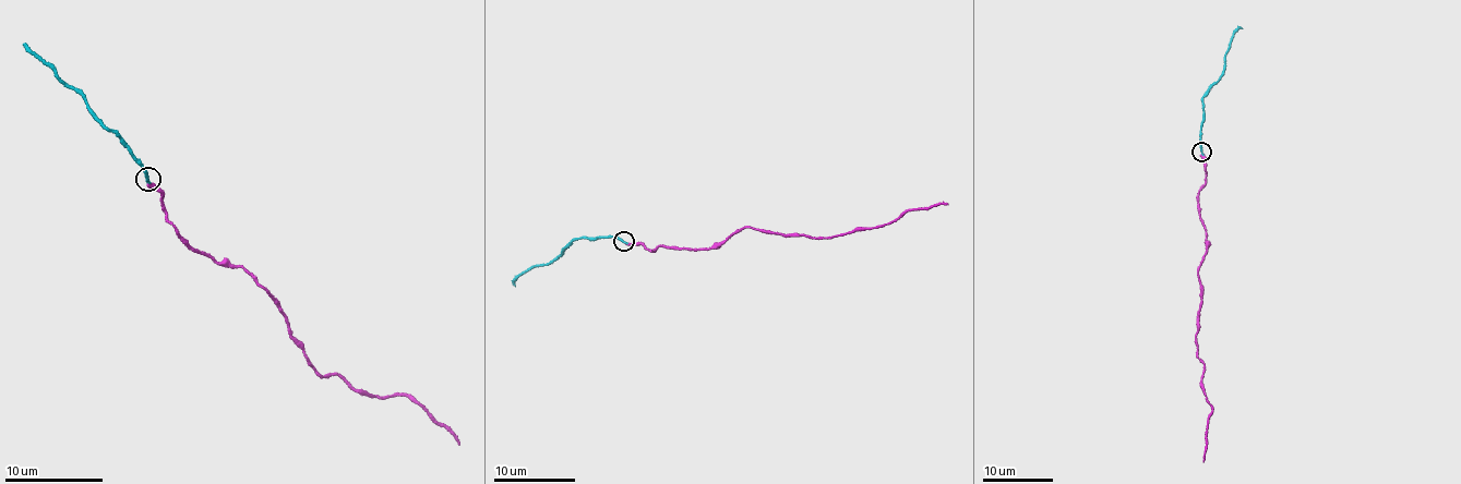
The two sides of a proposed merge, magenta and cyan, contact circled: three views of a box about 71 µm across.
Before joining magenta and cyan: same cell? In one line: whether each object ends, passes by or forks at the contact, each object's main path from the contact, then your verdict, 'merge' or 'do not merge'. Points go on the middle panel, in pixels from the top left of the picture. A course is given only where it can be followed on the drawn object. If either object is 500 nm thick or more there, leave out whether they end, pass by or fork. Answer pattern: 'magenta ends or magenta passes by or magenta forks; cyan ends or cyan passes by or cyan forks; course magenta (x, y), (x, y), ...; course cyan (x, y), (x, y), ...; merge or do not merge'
magenta ends; cyan ends; course magenta (623, 240), (647, 251), (705, 250), (747, 228), (826, 238), (894, 220), (910, 210), (947, 205); course cyan (624, 242), (610, 234), (582, 237), (565, 247), (560, 257), (524, 273), (514, 286); merge

